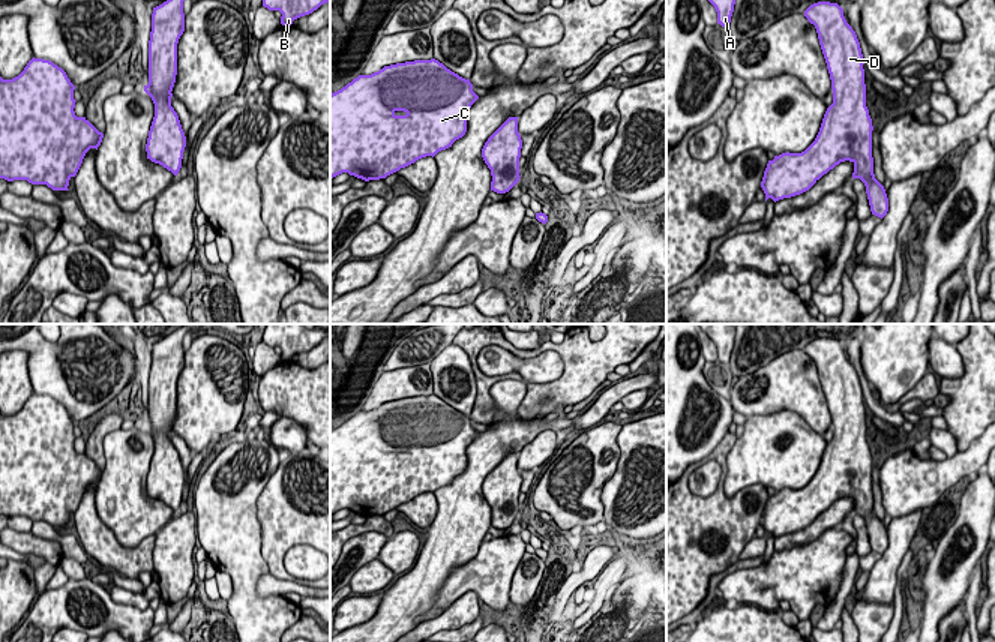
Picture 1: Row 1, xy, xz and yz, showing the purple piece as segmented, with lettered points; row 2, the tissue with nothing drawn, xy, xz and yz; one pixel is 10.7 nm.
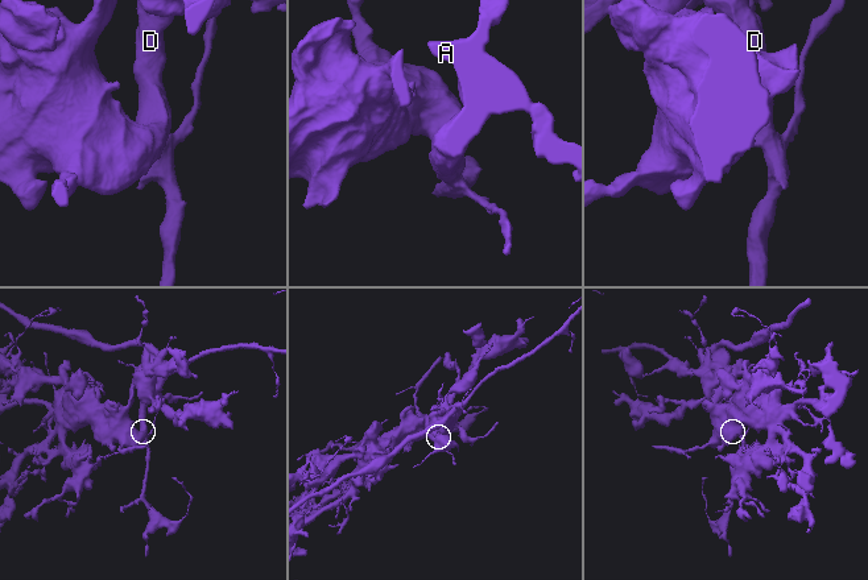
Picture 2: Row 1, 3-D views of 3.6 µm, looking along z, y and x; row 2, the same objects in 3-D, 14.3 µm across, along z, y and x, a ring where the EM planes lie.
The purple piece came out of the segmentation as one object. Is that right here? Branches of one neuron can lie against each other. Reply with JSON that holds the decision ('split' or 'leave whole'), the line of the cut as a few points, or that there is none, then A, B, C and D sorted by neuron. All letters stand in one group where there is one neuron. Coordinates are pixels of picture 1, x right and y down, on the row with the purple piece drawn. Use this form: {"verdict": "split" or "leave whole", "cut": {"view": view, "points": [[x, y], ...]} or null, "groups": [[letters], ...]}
{"verdict": "leave whole", "cut": null, "groups": [["A", "B", "C", "D"]]}

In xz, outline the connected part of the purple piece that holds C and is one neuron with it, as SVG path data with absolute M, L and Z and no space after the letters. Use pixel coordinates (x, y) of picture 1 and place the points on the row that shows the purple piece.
M435 58L396 63L371 75L359 75L330 94L330 178L348 172L365 182L380 180L422 158L434 158L465 135L465 114L477 99L470 80Z

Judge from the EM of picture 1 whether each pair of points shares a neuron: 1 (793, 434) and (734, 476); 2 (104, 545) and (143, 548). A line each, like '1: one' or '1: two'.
1: one
2: one

